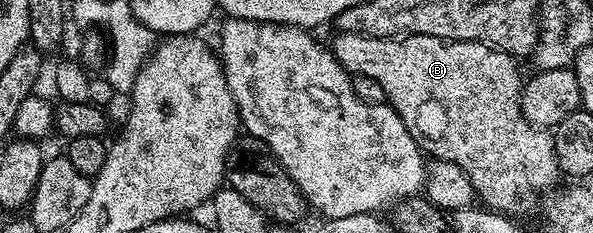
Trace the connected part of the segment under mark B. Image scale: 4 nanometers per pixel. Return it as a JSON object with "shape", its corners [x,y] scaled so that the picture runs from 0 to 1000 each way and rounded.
{"shape":[[[582,133],[565,159],[568,167],[556,185],[560,240],[592,326],[631,330],[631,348],[644,365],[654,455],[668,472],[671,502],[678,502],[691,588],[698,588],[708,644],[730,687],[771,712],[794,777],[808,867],[818,893],[863,914],[870,888],[870,820],[911,820],[924,798],[929,807],[929,785],[938,764],[946,764],[933,584],[916,545],[894,536],[880,485],[880,335],[877,339],[877,305],[858,223],[825,202],[821,185],[798,185],[794,167],[757,176],[730,150],[639,167]]]}

